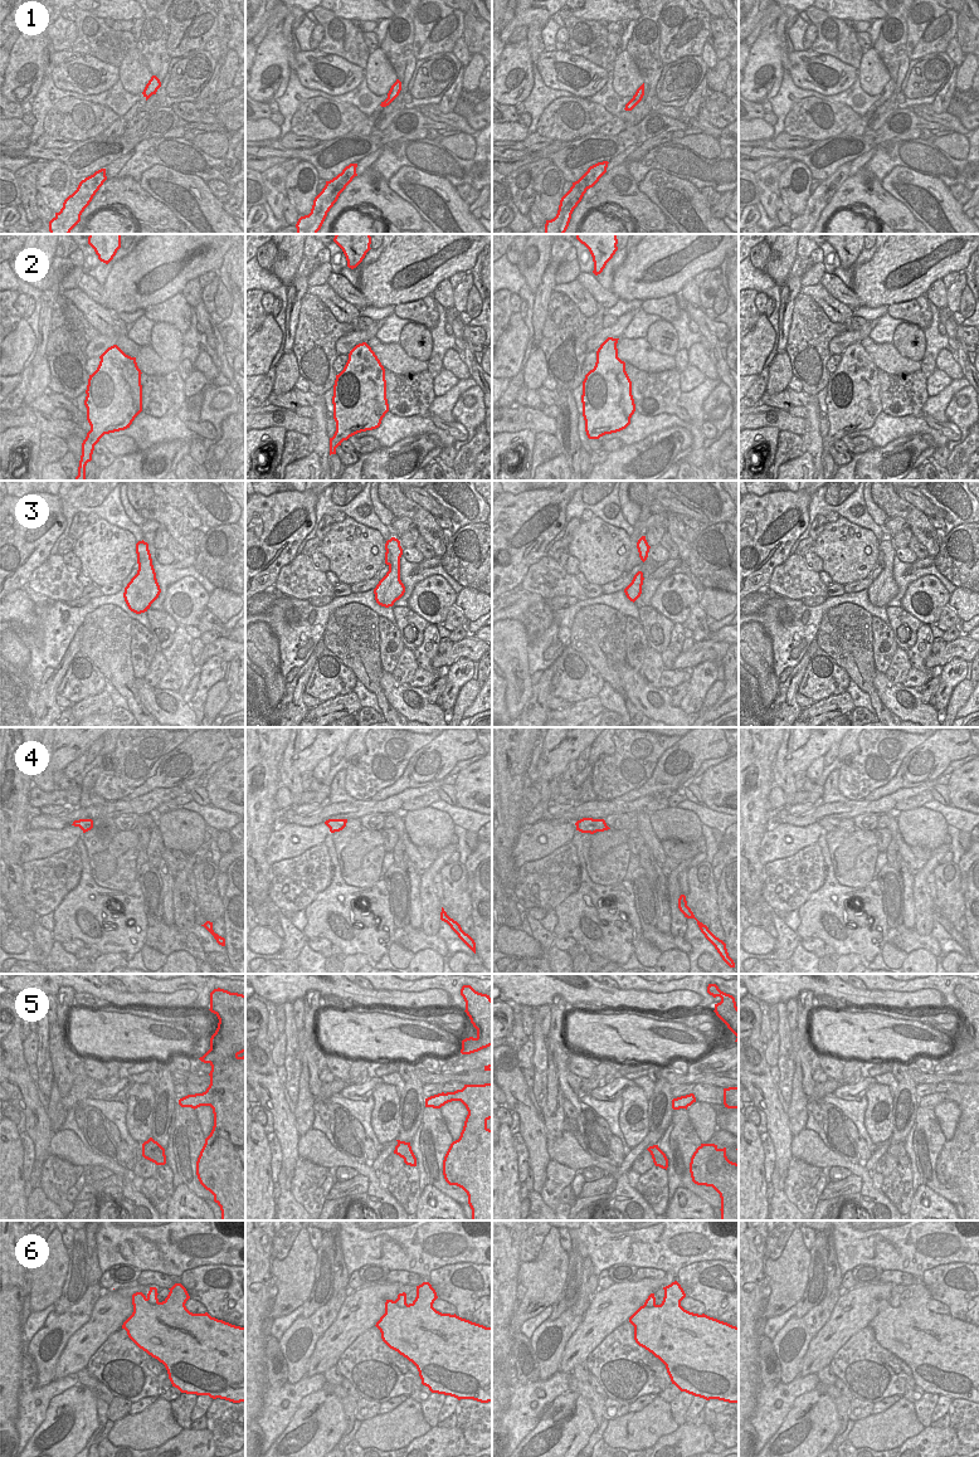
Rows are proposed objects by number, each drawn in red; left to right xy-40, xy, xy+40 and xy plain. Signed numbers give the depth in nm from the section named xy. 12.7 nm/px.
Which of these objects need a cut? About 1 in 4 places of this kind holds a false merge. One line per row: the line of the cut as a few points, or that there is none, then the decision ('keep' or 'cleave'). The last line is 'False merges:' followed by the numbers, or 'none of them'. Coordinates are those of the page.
1: no cut | keep
2: no cut | keep
3: no cut | keep
4: no cut | keep
5: no cut | keep
6: xy (395, 1300), (399, 1306), (408, 1305) | cleave
False merges: 6

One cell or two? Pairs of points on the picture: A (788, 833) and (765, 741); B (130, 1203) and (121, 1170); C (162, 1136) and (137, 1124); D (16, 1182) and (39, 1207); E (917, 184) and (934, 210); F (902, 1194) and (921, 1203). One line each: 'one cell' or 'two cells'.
A: two cells
B: one cell
C: two cells
D: two cells
E: one cell
F: two cells

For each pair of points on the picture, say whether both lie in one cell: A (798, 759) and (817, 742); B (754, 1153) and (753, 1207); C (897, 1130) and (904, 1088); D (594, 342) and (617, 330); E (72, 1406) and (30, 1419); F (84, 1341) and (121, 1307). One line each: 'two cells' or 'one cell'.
A: one cell
B: one cell
C: one cell
D: one cell
E: two cells
F: one cell

